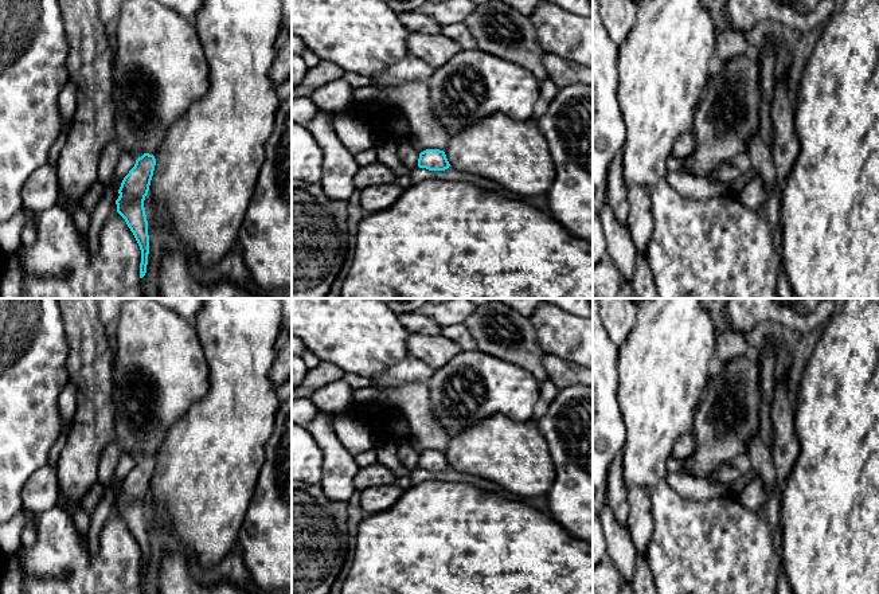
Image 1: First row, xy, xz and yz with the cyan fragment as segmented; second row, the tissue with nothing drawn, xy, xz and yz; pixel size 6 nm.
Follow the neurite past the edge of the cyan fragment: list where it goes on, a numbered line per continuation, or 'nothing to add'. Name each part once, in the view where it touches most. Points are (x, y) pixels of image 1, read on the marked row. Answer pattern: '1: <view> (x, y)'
nothing to add

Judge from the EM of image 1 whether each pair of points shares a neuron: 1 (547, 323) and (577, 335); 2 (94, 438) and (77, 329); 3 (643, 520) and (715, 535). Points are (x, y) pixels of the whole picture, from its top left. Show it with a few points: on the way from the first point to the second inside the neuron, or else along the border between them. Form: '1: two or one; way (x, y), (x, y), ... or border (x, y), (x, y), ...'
1: one; way (554, 327), (563, 335), (570, 335)
2: one; way (94, 411), (94, 379), (90, 368), (90, 356)
3: two; border (651, 491), (652, 535), (645, 553)

